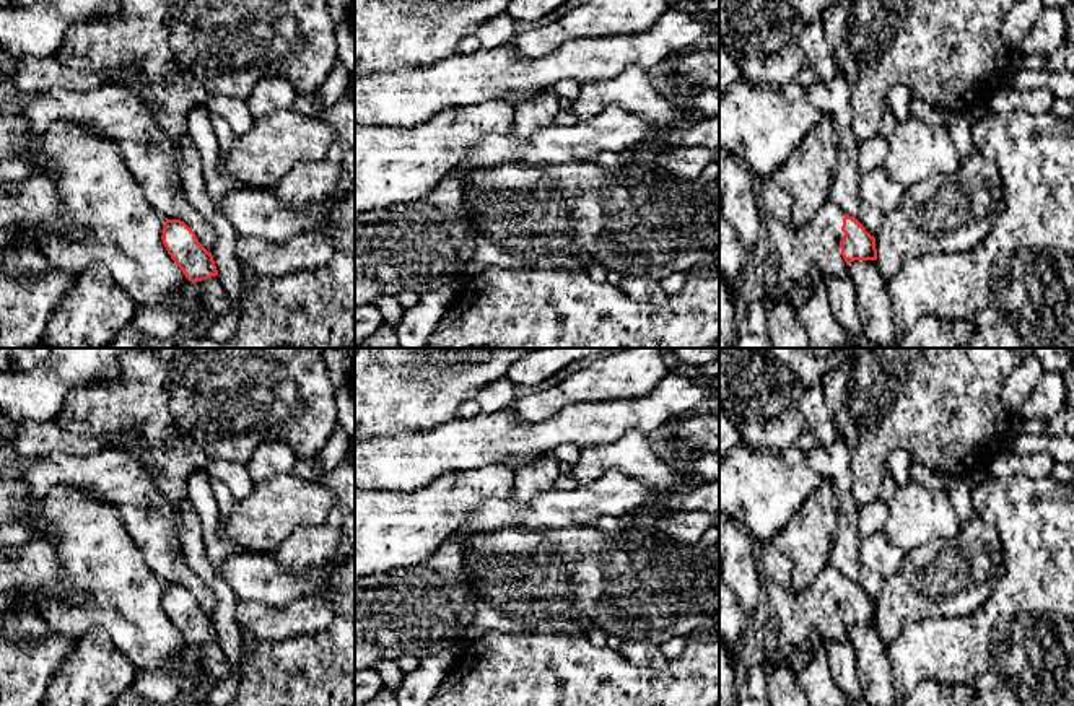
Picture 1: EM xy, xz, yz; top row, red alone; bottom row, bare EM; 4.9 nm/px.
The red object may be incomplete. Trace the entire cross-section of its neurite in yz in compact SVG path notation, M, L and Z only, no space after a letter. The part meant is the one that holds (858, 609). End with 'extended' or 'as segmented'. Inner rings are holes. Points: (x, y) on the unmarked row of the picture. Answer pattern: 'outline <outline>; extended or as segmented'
outline M771 542L762 551L763 592L768 599L770 620L776 625L779 652L799 673L810 660L814 641L822 641L827 651L832 641L848 641L848 630L854 625L877 625L875 602L854 582L828 564L815 581L802 591L792 587L792 563Z; extended

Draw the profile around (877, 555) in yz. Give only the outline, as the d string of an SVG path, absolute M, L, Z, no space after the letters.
M879 530L862 538L859 556L867 571L877 573L882 579L888 579L902 568L905 551L890 545L884 532Z

